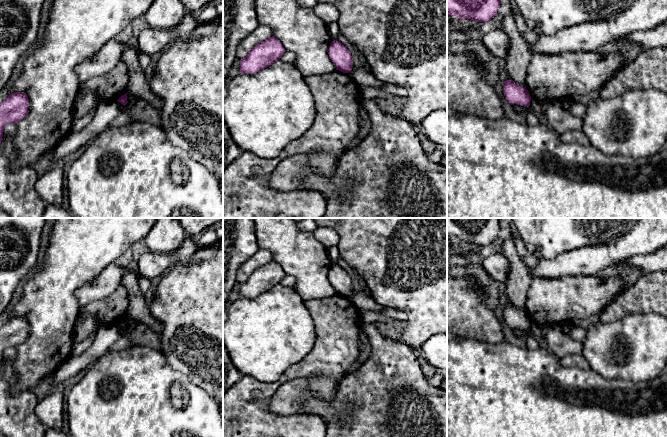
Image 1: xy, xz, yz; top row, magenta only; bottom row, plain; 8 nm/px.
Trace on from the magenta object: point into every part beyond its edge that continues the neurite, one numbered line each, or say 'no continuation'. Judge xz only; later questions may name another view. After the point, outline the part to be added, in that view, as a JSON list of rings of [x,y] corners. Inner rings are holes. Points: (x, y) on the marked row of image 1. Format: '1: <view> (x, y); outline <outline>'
no continuation

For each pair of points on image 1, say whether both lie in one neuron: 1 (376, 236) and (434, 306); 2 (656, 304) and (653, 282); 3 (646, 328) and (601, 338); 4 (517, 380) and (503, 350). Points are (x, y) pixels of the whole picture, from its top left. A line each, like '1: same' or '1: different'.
1: same
2: same
3: same
4: same

